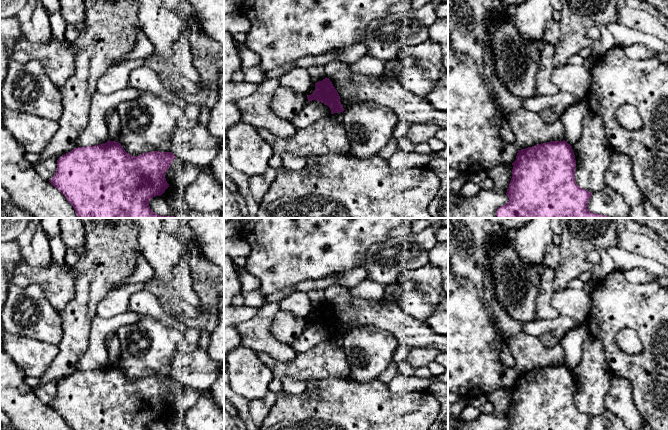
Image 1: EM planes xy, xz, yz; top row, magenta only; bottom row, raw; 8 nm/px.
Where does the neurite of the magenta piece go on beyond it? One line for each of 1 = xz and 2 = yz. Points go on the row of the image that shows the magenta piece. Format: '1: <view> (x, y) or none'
1: none
2: none

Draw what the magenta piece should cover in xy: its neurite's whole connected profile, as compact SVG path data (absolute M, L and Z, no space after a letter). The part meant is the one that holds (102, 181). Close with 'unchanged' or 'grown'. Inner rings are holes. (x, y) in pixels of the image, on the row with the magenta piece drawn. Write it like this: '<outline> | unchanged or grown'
M106 143L74 148L57 160L57 170L49 181L73 206L77 218L174 218L154 213L149 201L169 187L165 173L176 156L152 151L131 156L122 145Z | unchanged

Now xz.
M329 78L315 83L315 90L311 95L307 95L308 102L312 100L319 101L327 105L331 114L339 113L345 110L340 102L340 96Z | unchanged

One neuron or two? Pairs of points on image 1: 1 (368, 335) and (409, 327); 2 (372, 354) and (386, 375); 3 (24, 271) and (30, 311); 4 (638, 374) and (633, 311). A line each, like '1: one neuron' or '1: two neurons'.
1: two neurons
2: two neurons
3: two neurons
4: one neuron

